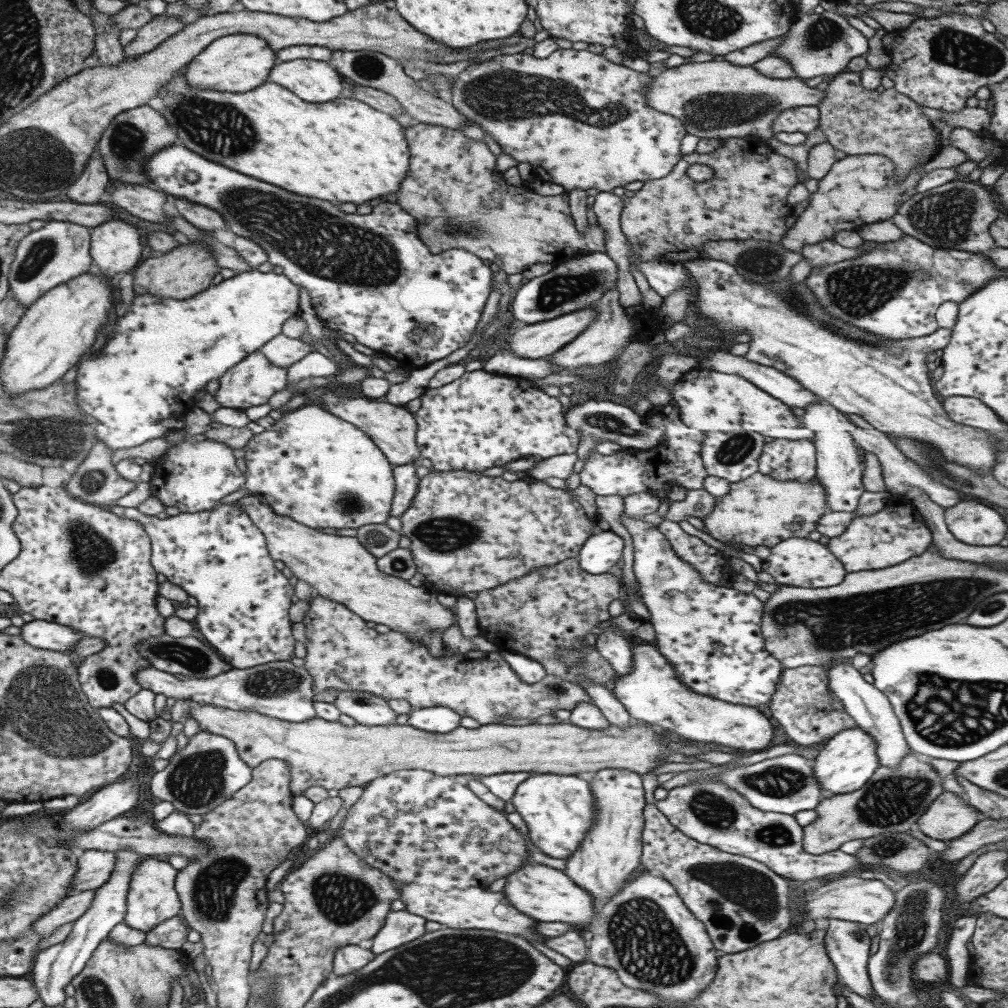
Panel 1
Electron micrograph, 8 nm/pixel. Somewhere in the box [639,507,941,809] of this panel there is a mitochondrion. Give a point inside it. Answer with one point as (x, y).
(775, 781)

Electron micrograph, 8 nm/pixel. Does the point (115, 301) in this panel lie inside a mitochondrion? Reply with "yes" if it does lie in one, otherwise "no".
no

